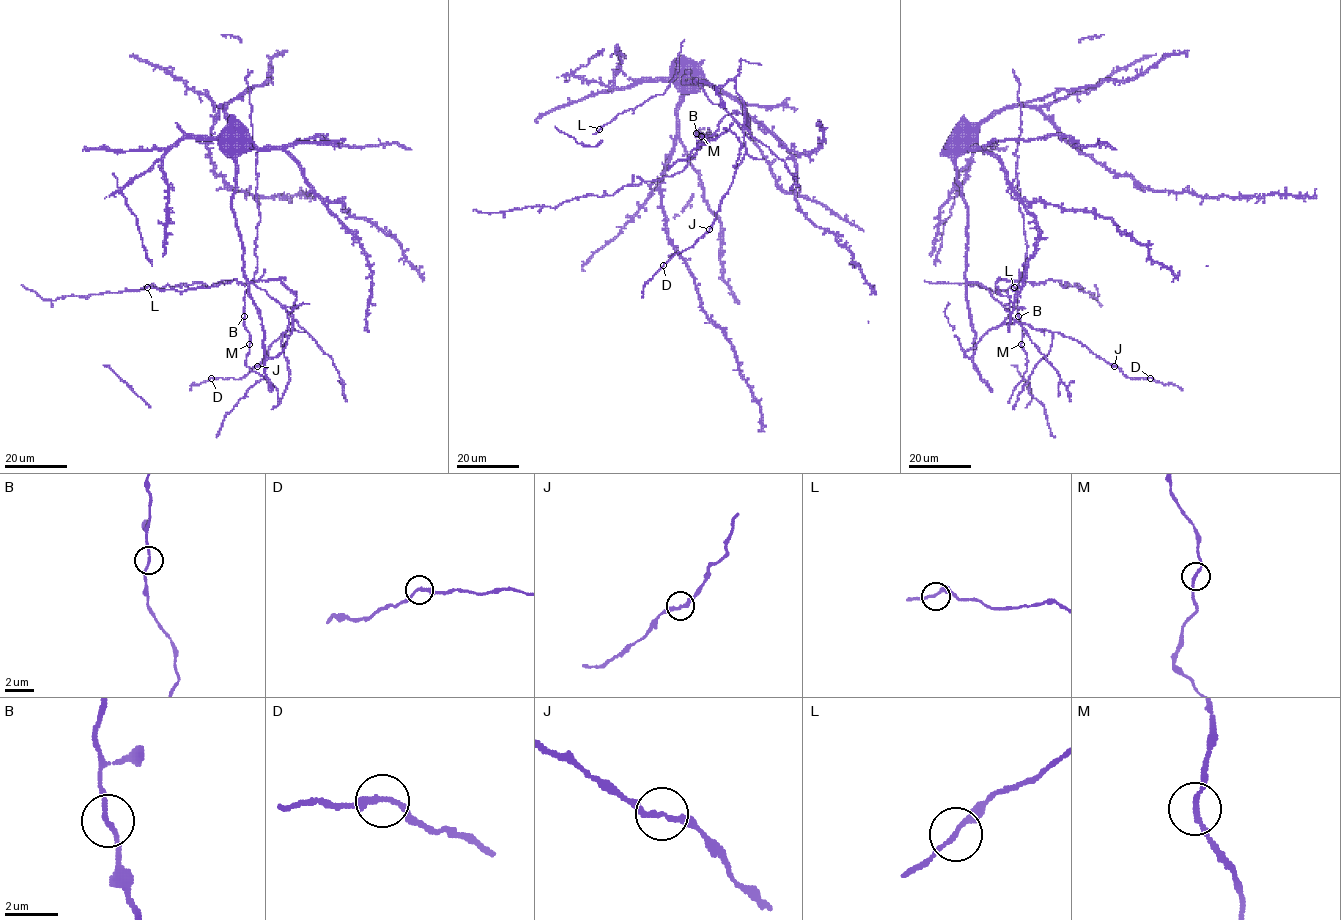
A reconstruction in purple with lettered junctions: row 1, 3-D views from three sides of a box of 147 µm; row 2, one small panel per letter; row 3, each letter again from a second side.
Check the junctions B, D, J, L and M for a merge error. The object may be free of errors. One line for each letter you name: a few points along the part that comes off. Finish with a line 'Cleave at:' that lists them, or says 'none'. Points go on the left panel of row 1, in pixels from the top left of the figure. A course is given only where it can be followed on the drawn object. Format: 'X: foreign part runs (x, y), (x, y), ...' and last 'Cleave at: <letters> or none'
Cleave at: none

